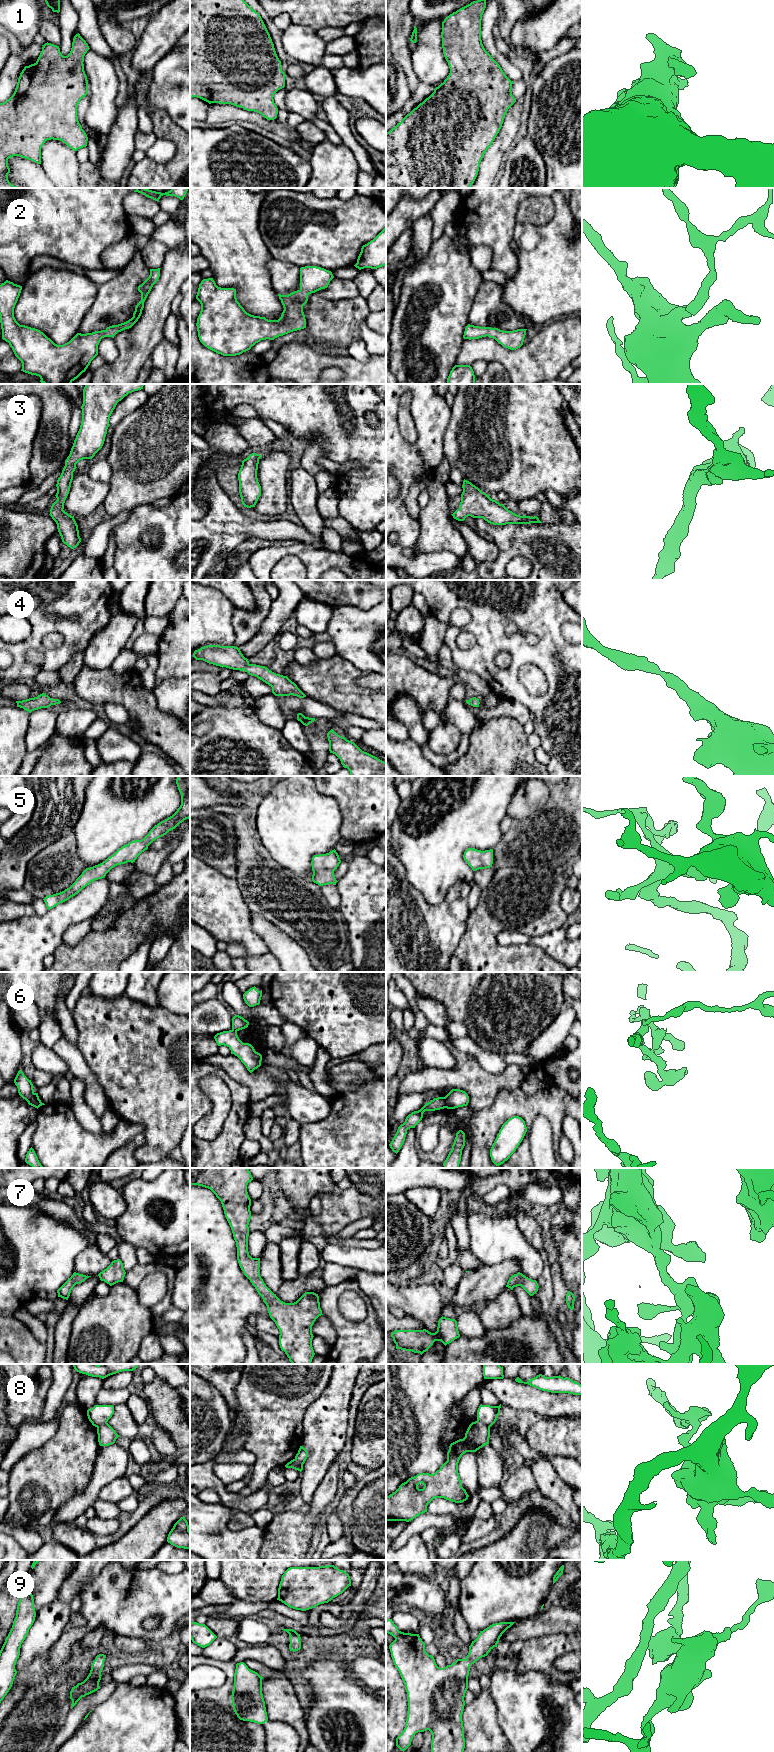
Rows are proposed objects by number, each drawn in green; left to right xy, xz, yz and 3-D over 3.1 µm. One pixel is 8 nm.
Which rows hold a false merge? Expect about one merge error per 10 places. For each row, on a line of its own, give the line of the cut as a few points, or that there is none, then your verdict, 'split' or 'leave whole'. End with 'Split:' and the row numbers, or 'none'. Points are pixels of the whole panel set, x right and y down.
1: no cut; leave whole
2: no cut; leave whole
3: no cut; leave whole
4: no cut; leave whole
5: no cut; leave whole
6: cut in yz along (443, 1097), (445, 1107); split
7: no cut; leave whole
8: cut in yz along (477, 1420), (489, 1427); split
9: no cut; leave whole
Split: 6, 8

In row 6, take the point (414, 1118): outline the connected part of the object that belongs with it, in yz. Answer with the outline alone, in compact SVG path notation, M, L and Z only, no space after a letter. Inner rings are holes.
M438 1097L426 1103L420 1110L414 1111L411 1114L409 1114L406 1117L405 1122L398 1127L398 1130L394 1138L389 1144L392 1151L395 1152L396 1154L399 1152L405 1141L407 1130L410 1128L415 1128L415 1126L422 1120L423 1113L425 1111L435 1111L444 1108L445 1108L445 1098Z

